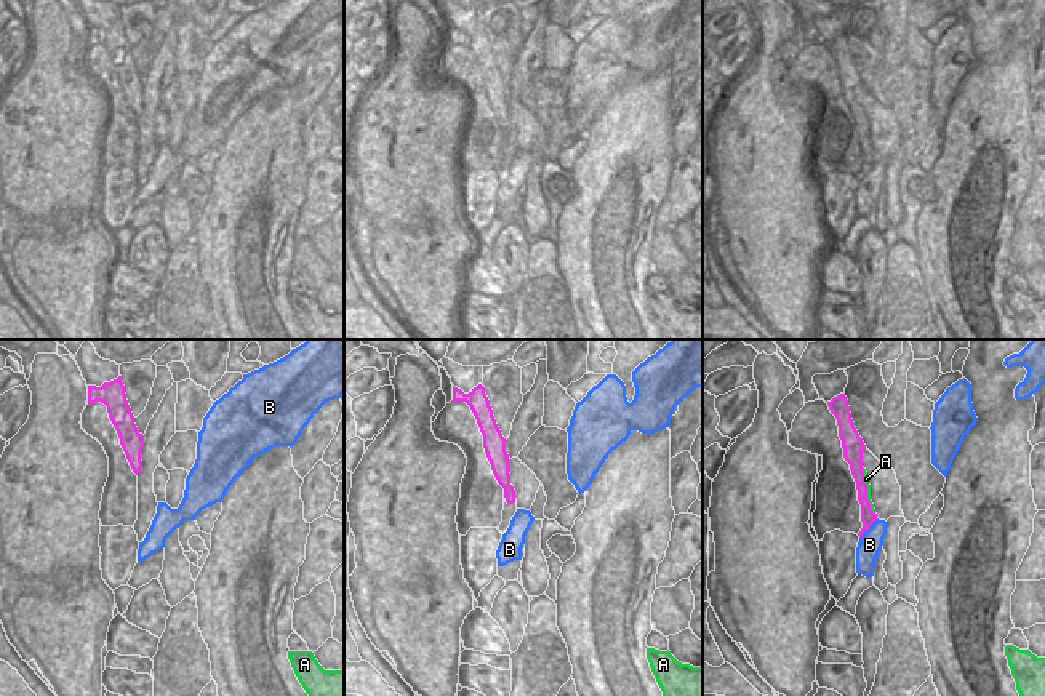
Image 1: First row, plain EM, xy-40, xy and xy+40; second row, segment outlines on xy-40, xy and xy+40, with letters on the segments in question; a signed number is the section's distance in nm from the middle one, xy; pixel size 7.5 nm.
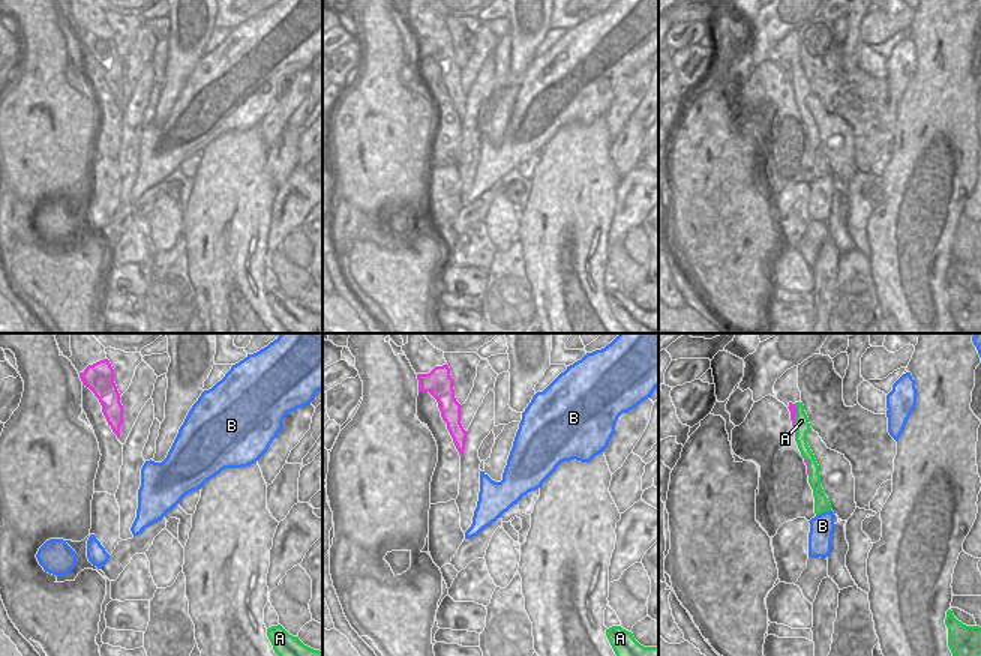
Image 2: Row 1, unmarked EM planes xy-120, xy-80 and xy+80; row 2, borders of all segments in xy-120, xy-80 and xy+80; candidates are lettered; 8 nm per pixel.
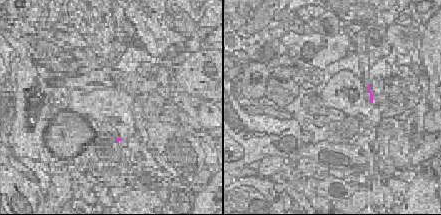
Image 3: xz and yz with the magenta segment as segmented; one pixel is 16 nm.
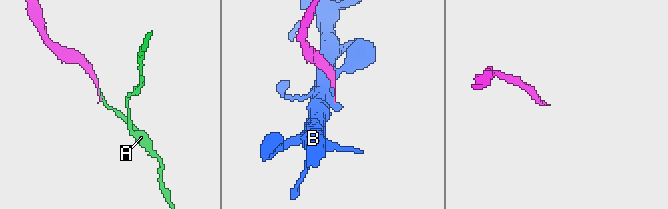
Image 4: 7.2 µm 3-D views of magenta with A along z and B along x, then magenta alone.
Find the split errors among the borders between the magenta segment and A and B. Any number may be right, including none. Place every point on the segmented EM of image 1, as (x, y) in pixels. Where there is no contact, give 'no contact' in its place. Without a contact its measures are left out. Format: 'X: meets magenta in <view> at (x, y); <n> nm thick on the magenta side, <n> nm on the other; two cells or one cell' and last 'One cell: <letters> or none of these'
A: meets magenta in xy+40 at (866, 490); 120 nm thick on the magenta side, 50 nm on the other; one cell
B: meets magenta in xy+40 at (868, 528); 120 nm thick on the magenta side, 170 nm on the other; two cells
One cell: A

